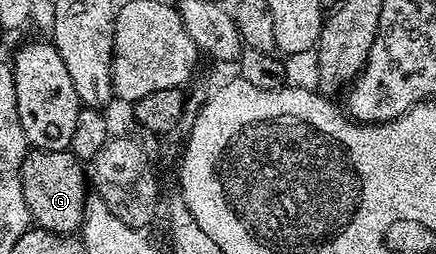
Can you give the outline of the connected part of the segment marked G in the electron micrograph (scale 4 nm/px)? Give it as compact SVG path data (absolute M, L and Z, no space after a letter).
M31 149L27 153L20 168L20 188L35 227L67 236L81 227L88 197L88 174L82 166L83 163L71 149Z

